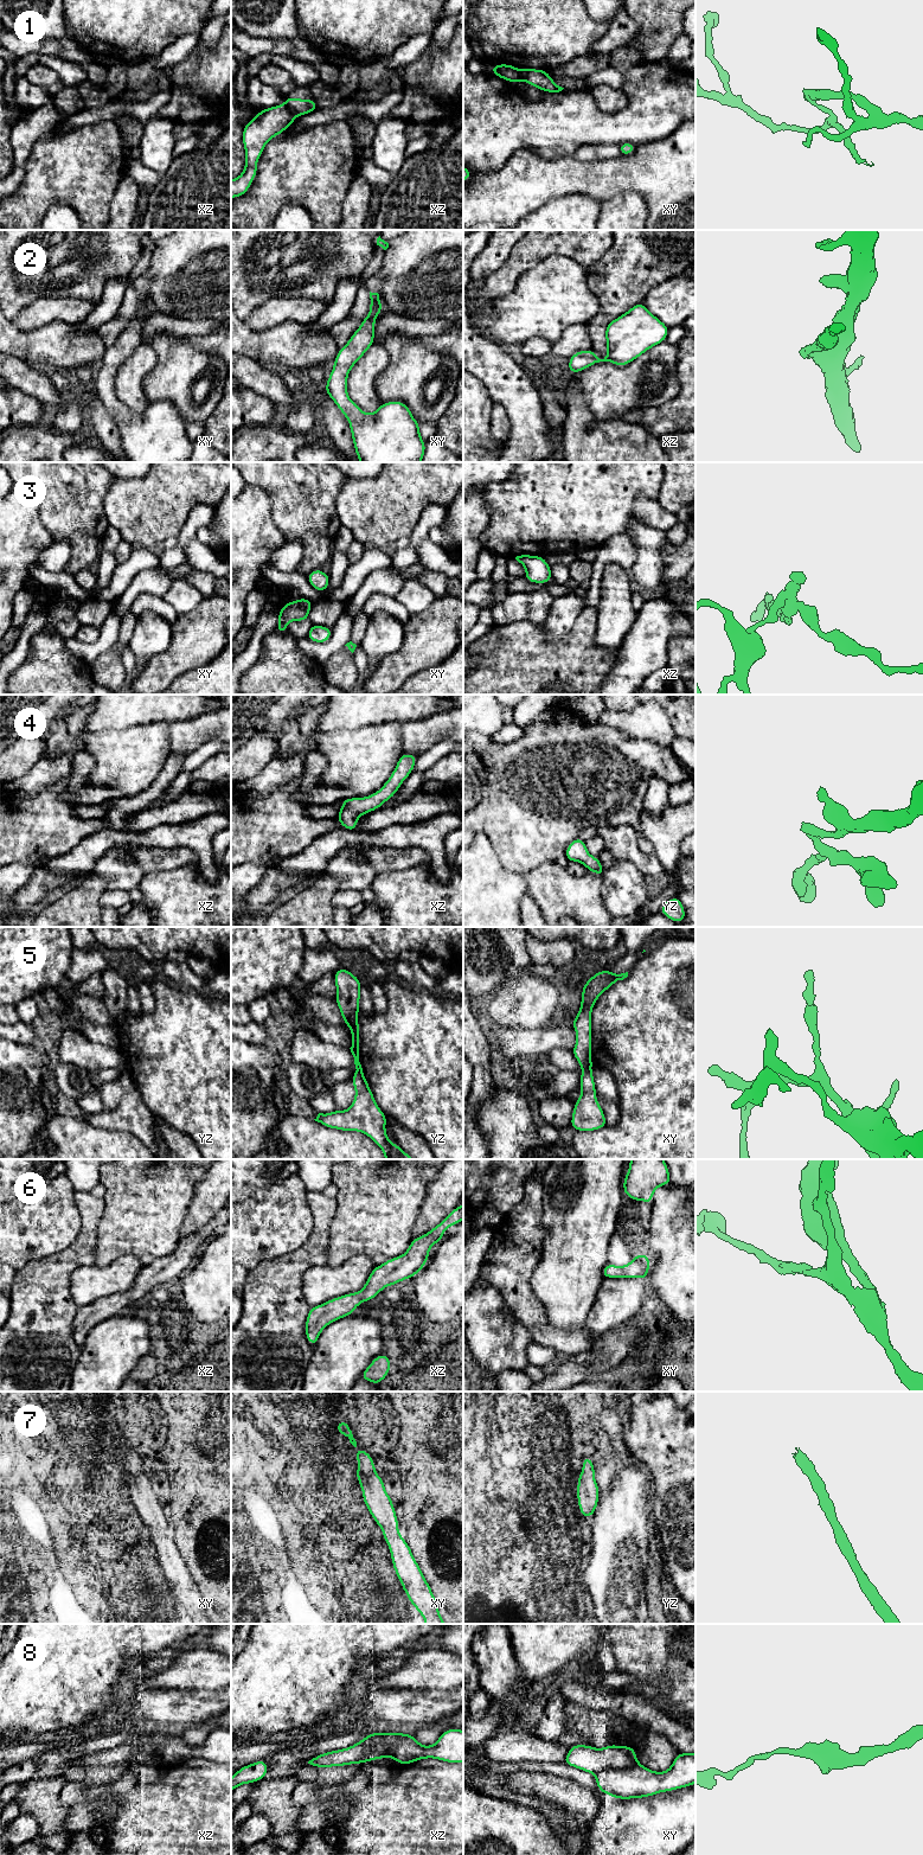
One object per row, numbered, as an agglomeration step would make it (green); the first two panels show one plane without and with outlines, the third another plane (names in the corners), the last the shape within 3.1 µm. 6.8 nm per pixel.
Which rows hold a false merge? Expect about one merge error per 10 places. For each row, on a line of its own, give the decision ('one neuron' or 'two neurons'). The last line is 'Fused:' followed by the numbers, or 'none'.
1: two neurons
2: one neuron
3: one neuron
4: one neuron
5: one neuron
6: one neuron
7: one neuron
8: two neurons
Fused: 1, 8

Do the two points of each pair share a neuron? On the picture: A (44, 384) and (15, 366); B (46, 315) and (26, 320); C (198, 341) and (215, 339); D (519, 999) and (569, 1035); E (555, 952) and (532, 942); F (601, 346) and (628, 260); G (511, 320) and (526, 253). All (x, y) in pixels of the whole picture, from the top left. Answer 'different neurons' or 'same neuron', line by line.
A: same neuron
B: same neuron
C: same neuron
D: different neurons
E: same neuron
F: same neuron
G: different neurons

